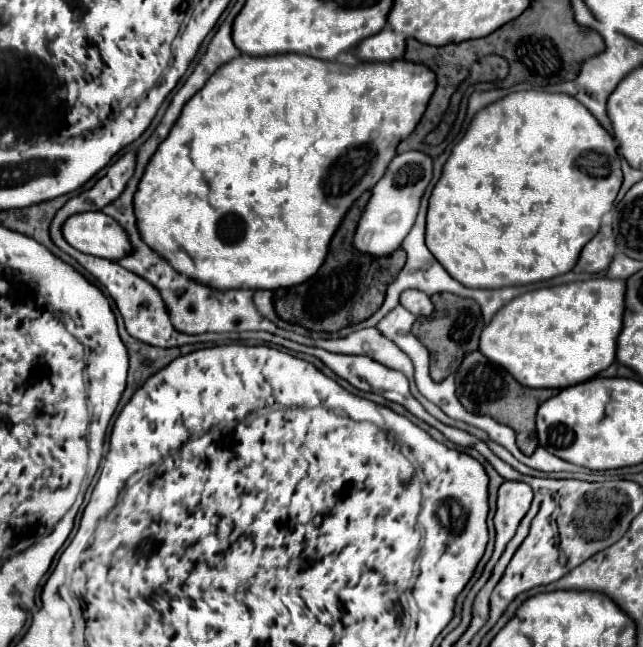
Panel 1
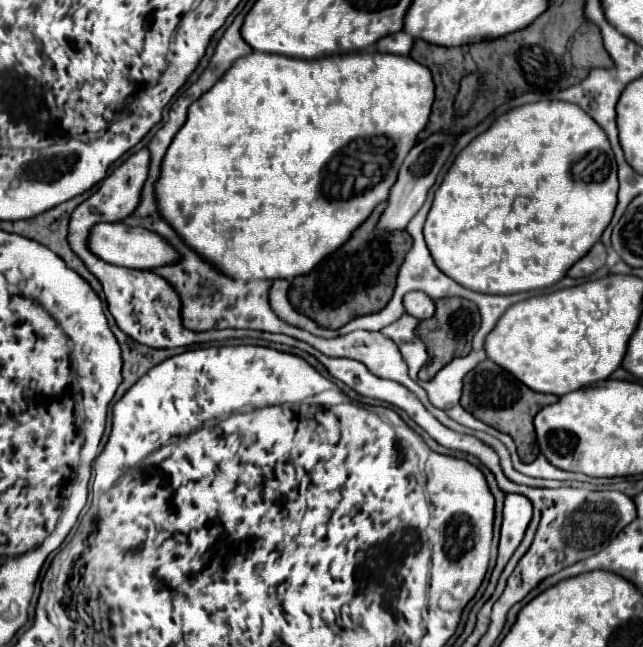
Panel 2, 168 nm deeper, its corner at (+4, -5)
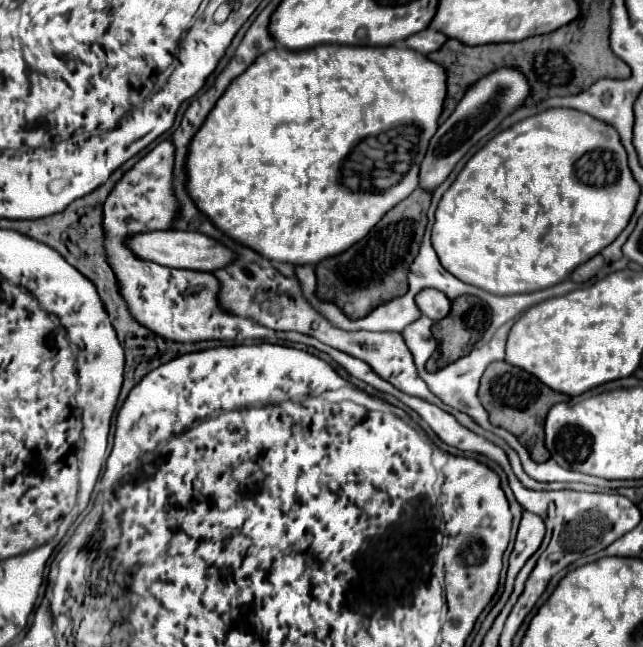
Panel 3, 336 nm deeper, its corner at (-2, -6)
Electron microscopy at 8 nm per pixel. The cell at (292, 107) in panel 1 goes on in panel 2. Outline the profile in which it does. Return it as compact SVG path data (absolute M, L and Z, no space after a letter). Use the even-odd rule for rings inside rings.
M253 52L245 58L239 58L225 74L223 78L217 82L217 86L213 86L207 94L203 94L197 102L191 104L189 108L189 116L187 116L187 122L183 124L183 128L175 134L165 158L163 158L163 170L161 170L161 176L155 184L155 194L157 194L157 202L161 204L159 206L159 212L163 214L163 218L179 232L179 236L193 248L197 250L199 254L203 254L203 258L207 258L207 262L211 262L213 266L217 266L221 272L237 278L237 280L261 280L261 278L267 278L267 280L277 280L277 278L287 278L287 280L293 280L295 276L303 276L303 274L309 274L309 270L313 270L313 266L317 266L325 256L329 256L333 250L337 250L337 246L343 246L347 240L349 240L349 234L353 234L353 230L357 230L357 226L361 226L361 222L365 222L365 218L369 218L369 214L373 212L373 208L379 204L379 202L385 202L389 198L389 190L393 186L393 182L397 180L397 174L399 174L399 168L401 168L401 162L405 160L405 156L409 154L409 150L417 144L417 136L419 132L427 126L429 122L429 114L431 114L431 104L433 104L433 98L435 98L435 84L433 84L433 78L431 78L431 72L429 68L425 68L423 64L415 62L413 58L409 56L393 56L393 54L381 54L381 52L353 52L353 54L337 54L337 56L325 56L325 58L317 58L317 60L299 60L299 58L289 58L289 56L279 56L279 54L265 54L265 52Z

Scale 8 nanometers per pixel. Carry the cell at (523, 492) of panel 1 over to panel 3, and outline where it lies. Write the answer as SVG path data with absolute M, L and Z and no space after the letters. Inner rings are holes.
M523 509L523 517L517 529L515 547L509 557L509 569L507 569L507 585L513 585L513 579L517 577L519 569L525 565L525 561L539 549L545 535L543 519L531 511Z

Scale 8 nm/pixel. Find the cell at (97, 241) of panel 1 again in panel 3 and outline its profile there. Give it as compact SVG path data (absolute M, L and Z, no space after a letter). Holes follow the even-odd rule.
M147 231L147 233L137 233L125 239L127 249L137 257L145 259L163 267L175 267L175 269L191 269L191 271L215 271L219 267L225 267L227 263L233 261L233 253L219 245L217 241L209 239L203 233L191 233L191 231Z

